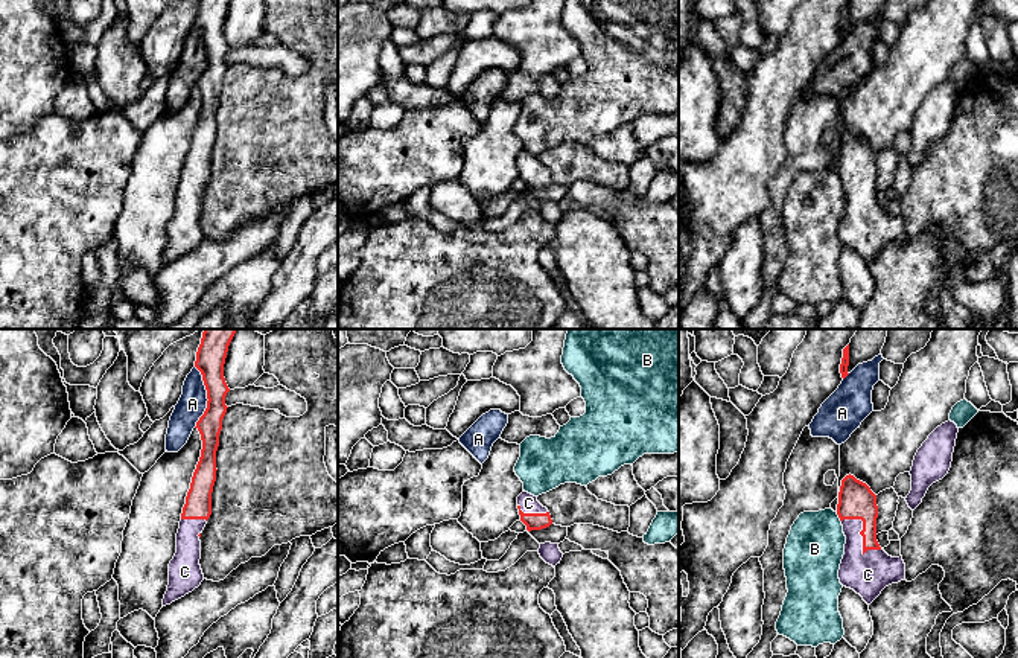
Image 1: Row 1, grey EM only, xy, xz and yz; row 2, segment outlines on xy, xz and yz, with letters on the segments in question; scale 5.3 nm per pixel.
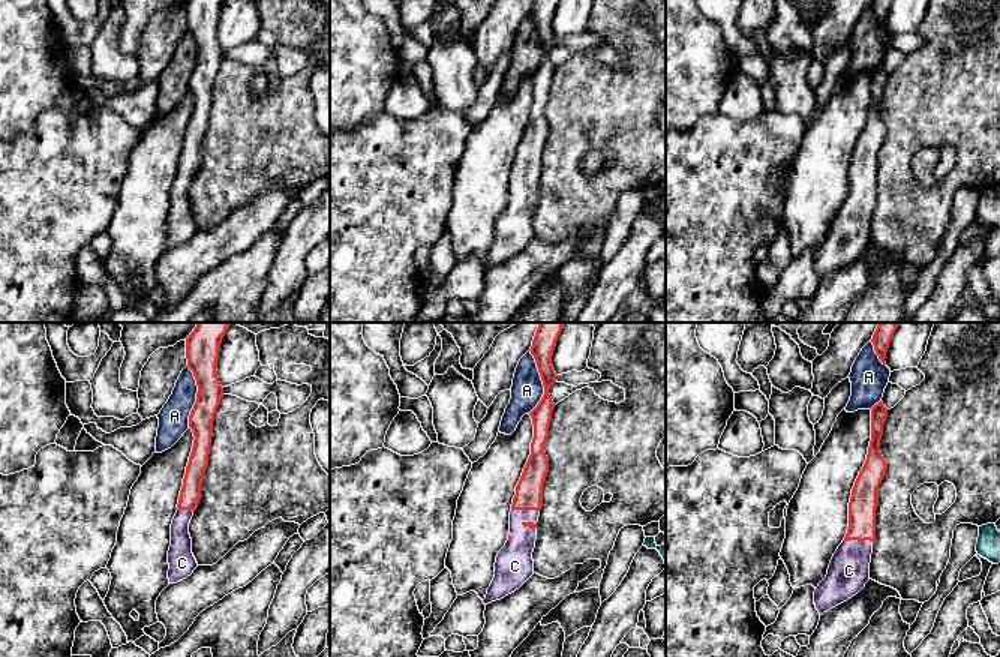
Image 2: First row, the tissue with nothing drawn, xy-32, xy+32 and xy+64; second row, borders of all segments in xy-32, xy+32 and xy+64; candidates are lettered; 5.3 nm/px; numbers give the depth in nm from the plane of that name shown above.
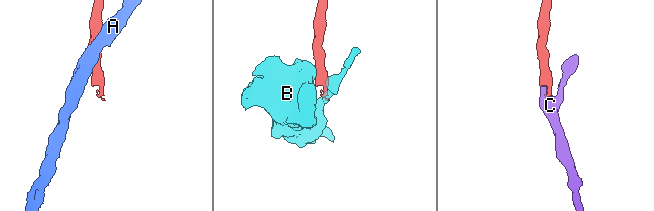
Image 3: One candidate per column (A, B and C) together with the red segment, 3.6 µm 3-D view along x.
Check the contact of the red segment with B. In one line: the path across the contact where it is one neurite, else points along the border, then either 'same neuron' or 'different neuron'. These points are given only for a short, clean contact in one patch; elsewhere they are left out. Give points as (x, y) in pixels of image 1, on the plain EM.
border along yz (836, 171), (840, 180); different neuron

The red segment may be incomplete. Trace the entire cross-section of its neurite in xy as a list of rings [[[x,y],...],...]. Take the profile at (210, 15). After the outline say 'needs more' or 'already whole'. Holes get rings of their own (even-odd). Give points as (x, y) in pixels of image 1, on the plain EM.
[[[201,0],[195,26],[201,30],[207,49],[207,67],[196,81],[202,108],[192,136],[177,192],[177,212],[169,222],[169,244],[163,265],[184,256],[201,244],[201,192],[212,174],[212,151],[216,140],[216,110],[222,78],[227,72],[225,55],[230,50],[224,37],[224,23],[231,0]]]; needs more

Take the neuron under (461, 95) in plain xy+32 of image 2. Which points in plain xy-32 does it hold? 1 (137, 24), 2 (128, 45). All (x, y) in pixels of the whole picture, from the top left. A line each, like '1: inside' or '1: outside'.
1: outside
2: outside

